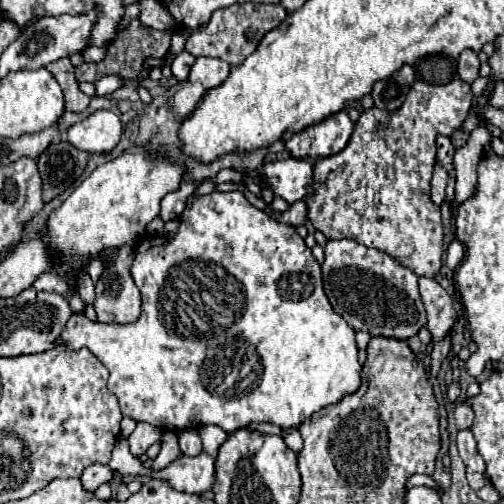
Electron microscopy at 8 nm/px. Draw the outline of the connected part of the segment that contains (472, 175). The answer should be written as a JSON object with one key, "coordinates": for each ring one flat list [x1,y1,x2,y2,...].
{"coordinates":[[478,128,470,134,470,140,466,148,458,150,454,154,454,166,456,166,456,202,462,204,468,198,476,194,476,184,478,184,478,162,480,162,480,152,482,148,490,142,490,134,486,128]]}

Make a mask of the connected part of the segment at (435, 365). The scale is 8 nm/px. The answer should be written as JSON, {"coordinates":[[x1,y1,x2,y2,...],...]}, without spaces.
{"coordinates":[[446,334,440,342,434,344,432,354,430,354,430,356,432,356,432,374,438,374,440,364,442,364,442,360,448,356,450,348,452,348,452,336,450,336,450,334]]}

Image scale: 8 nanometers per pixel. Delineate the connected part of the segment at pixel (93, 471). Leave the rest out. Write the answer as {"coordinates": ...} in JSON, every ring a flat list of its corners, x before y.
{"coordinates":[[92,464,84,470,84,474,80,476,80,482,82,486,88,490,88,492,96,492,96,488,104,482,110,482,112,480,112,470,110,466,104,466,104,464]]}

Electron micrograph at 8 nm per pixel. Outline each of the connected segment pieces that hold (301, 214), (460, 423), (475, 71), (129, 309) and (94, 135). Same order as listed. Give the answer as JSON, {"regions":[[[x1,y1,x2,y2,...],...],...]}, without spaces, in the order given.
{"regions":[[[300,200,300,202,294,202,286,212,274,212,274,210,268,210,264,208,264,212,280,222,280,224,290,224,290,226,302,226,306,222,306,204]],[[462,402,462,404,458,404,458,406,456,406,454,416,456,416,456,426,458,426,460,430,466,430,466,428,470,428,470,426,472,426,474,414,472,414,472,408,470,408,466,402]],[[466,50,462,52,462,56,458,58,458,76,466,82,472,84,474,80,480,78,480,60,474,52]],[[122,246,118,258,96,282,94,310,98,314,98,320,104,324,132,324,142,314,140,292,130,276,132,260,132,246]],[[98,110,68,128,68,142,88,154,108,154,122,136,120,118,110,110]]]}

